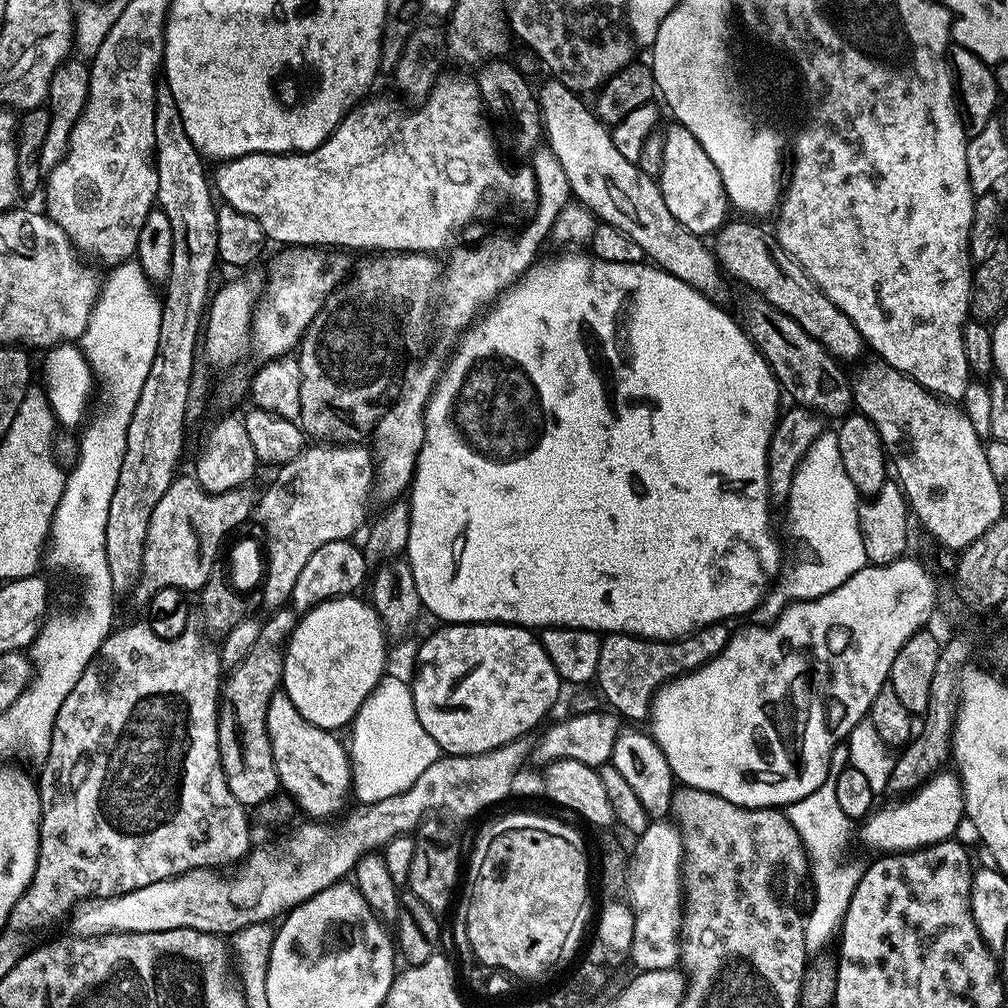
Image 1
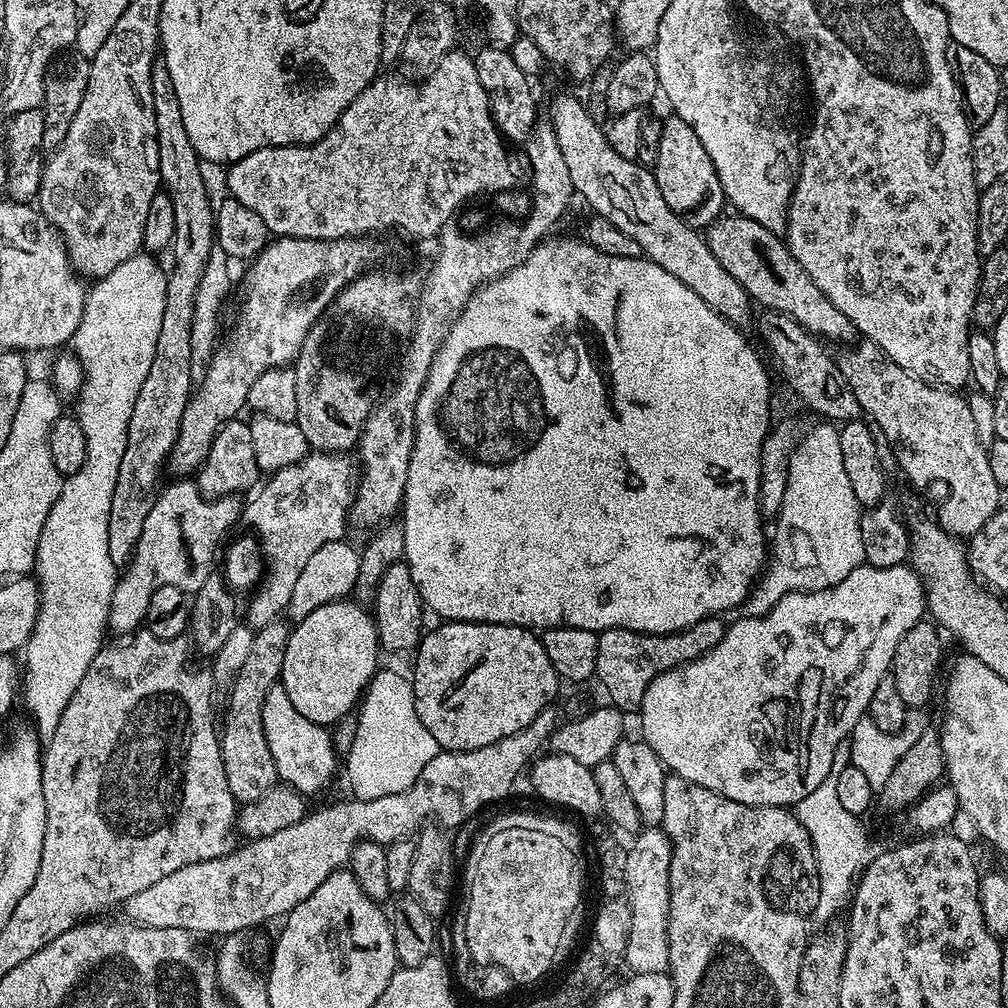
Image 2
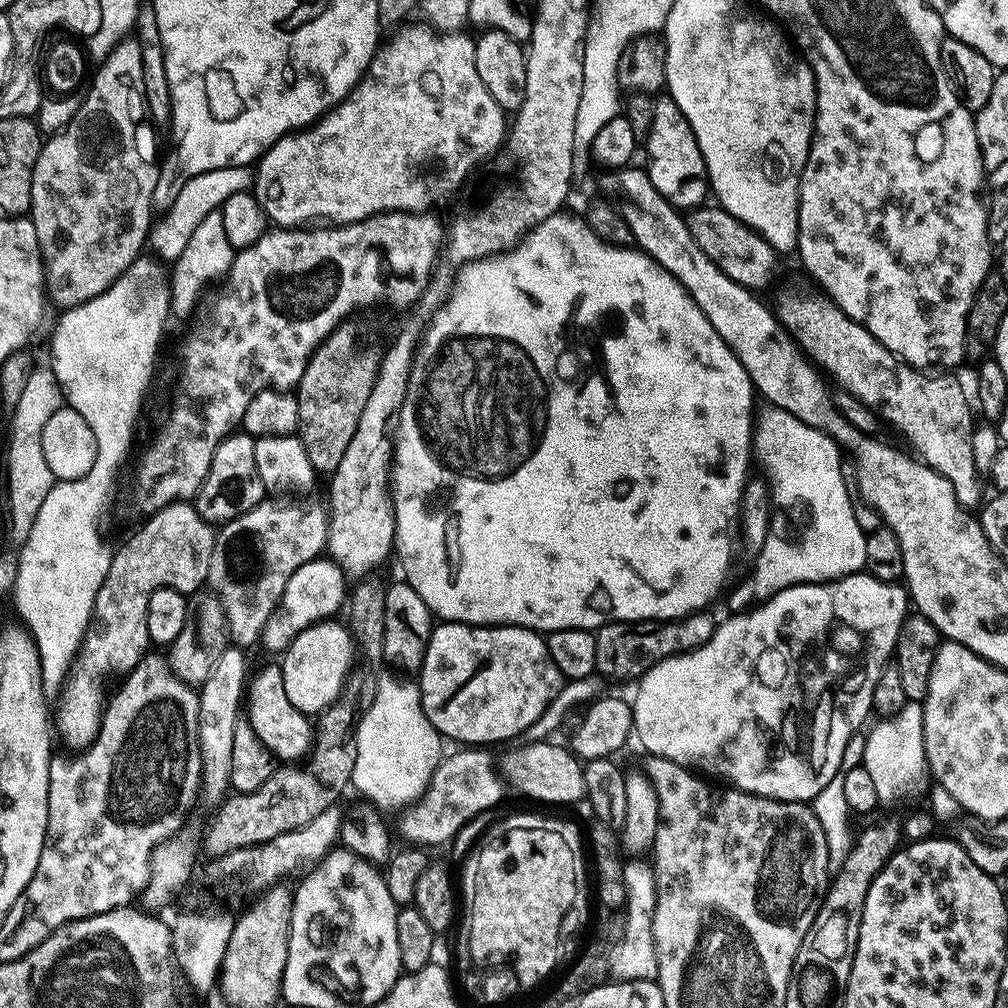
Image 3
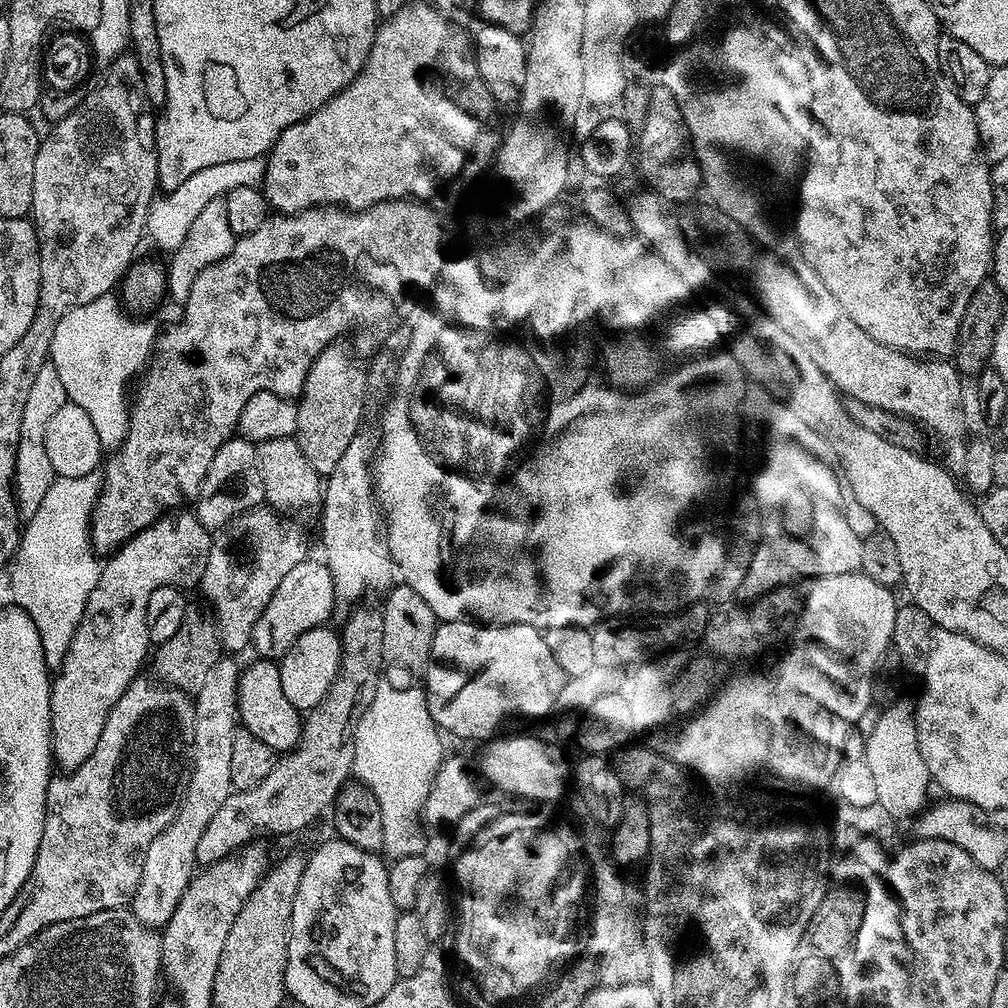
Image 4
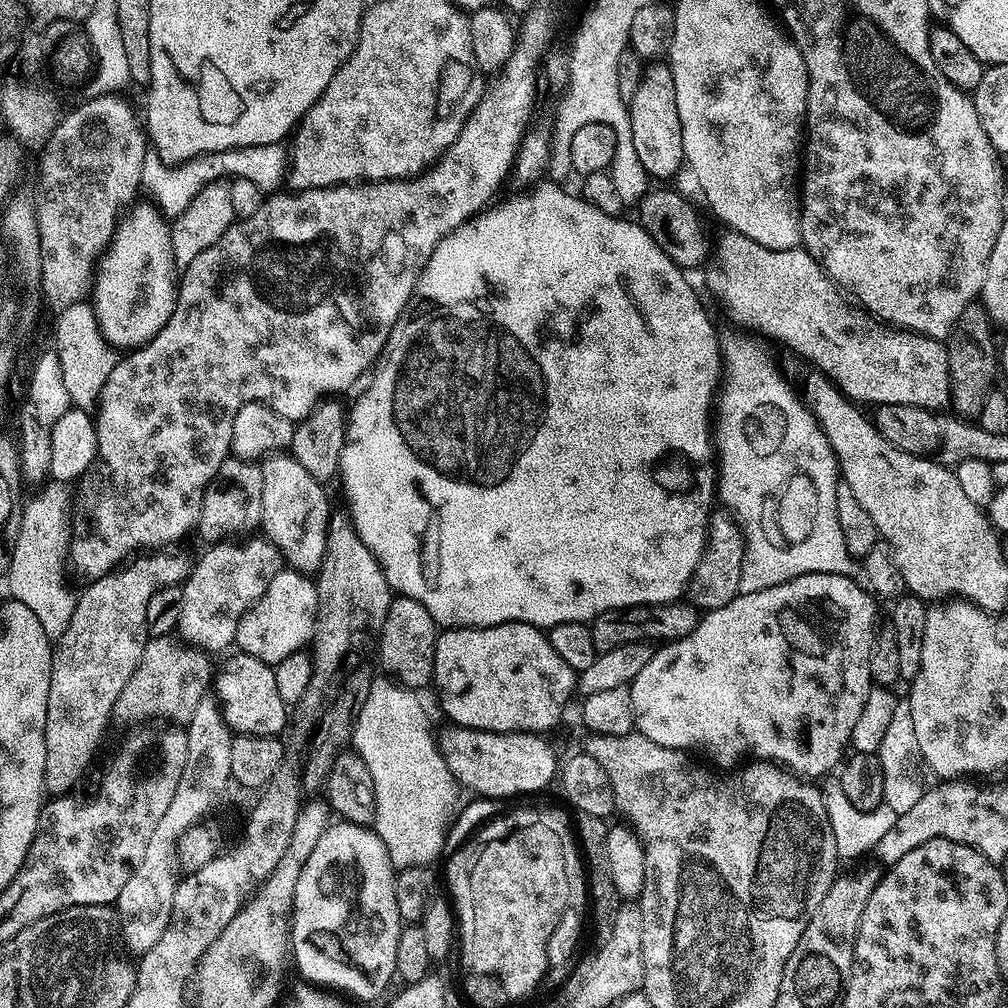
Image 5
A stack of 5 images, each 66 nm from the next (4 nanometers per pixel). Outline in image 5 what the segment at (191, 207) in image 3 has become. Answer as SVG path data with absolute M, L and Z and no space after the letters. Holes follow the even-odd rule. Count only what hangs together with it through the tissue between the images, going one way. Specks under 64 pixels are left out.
M267 144L253 148L238 148L231 152L214 152L207 156L195 156L185 164L177 166L161 162L154 150L144 155L143 187L153 196L151 199L155 207L168 218L180 216L190 206L190 202L194 202L194 198L203 190L205 184L224 182L229 178L254 182L254 186L258 186L265 194L275 193L279 189L276 187L279 184L283 185L286 180L285 145Z

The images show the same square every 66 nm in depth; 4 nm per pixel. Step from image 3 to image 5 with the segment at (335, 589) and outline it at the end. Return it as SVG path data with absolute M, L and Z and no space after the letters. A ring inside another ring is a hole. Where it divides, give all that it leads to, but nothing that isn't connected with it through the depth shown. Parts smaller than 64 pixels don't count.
M285 567L274 574L274 582L266 586L266 594L242 618L238 626L235 647L243 655L253 656L275 666L290 654L313 643L318 614L318 590L311 575Z

